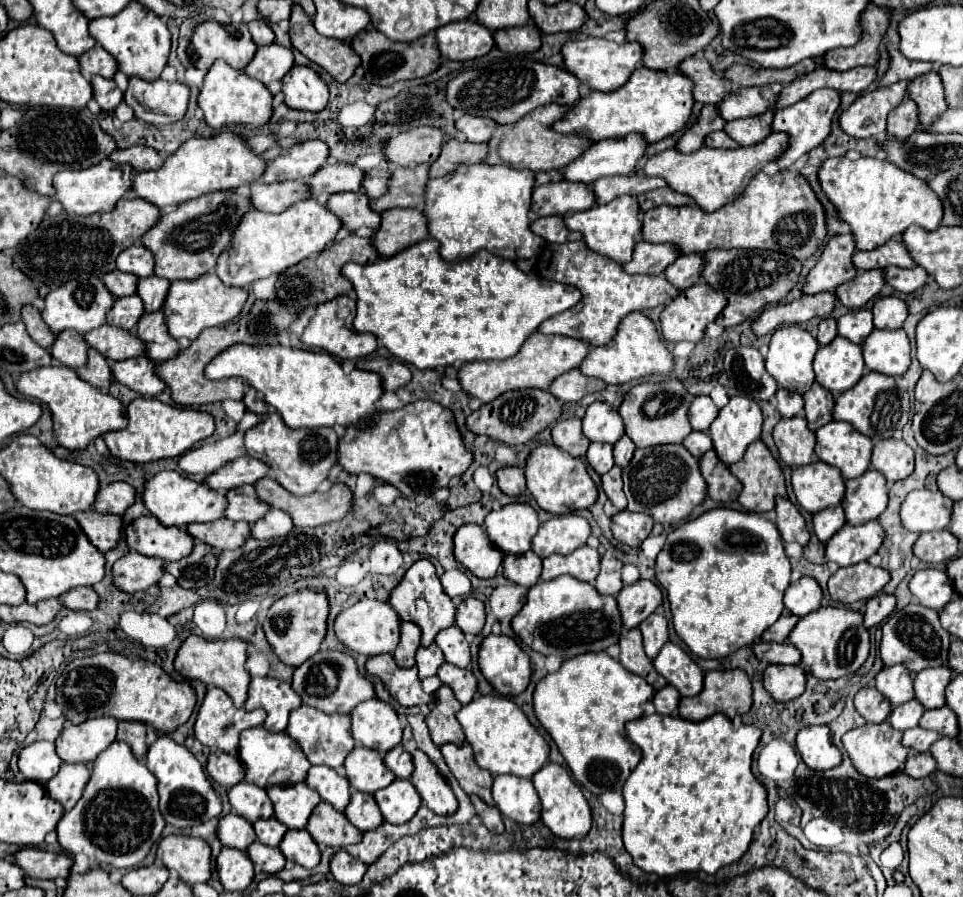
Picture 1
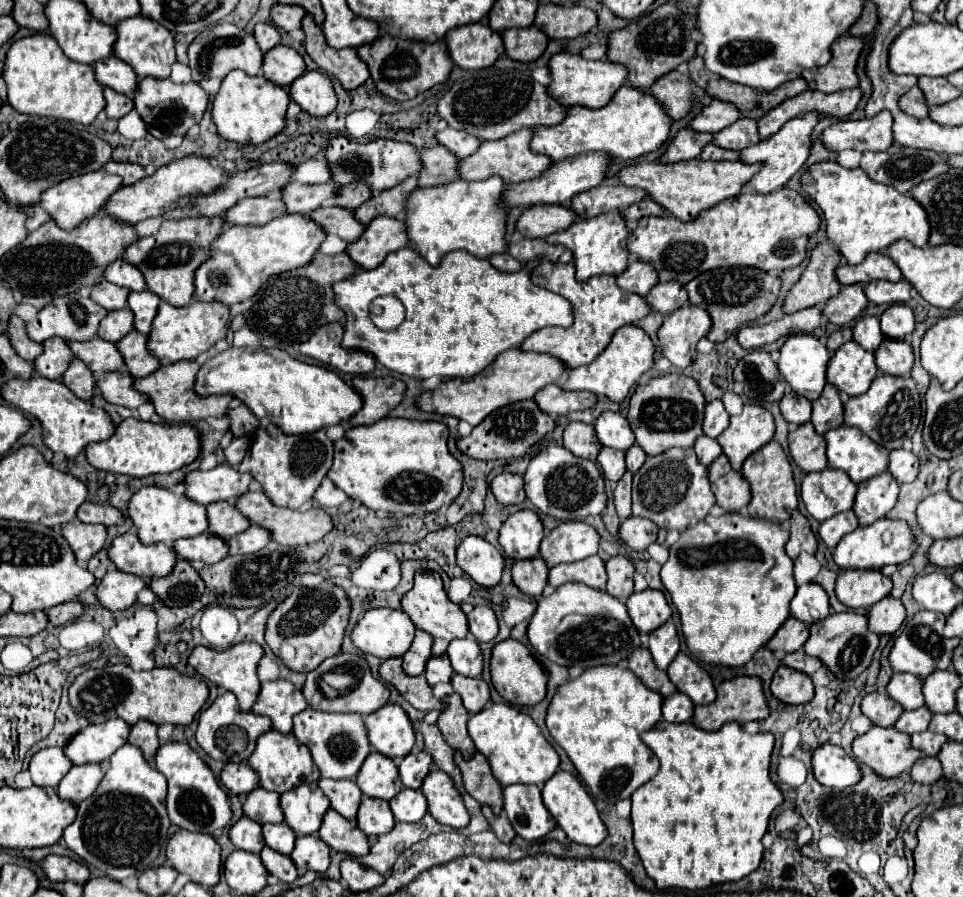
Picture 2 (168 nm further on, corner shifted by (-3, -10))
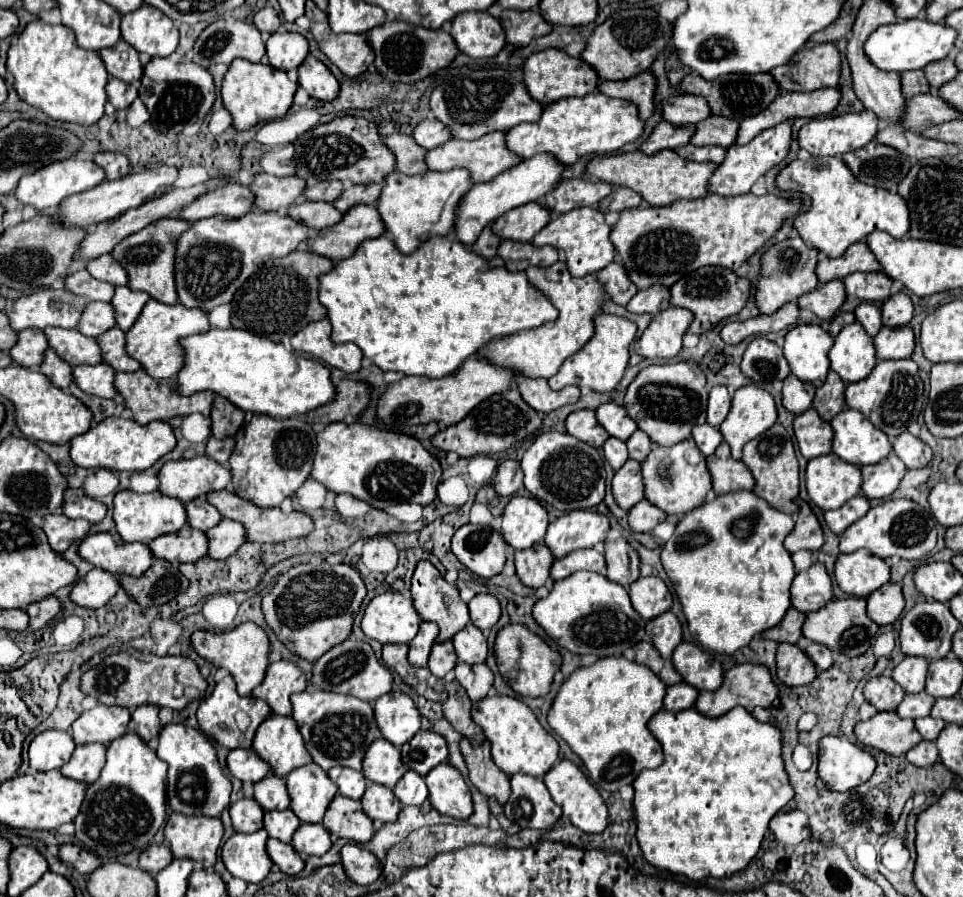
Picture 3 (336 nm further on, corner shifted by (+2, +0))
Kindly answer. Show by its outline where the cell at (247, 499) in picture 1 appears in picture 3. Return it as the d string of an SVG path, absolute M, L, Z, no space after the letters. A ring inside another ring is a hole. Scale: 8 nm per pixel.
M195 498L193 502L187 502L185 508L189 510L189 526L201 532L207 532L209 528L217 526L223 520L219 510L213 504L209 504L205 498Z

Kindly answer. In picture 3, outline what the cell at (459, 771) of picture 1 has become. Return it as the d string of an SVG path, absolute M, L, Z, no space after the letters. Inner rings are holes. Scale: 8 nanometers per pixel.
M465 738L459 744L465 764L469 768L471 784L485 796L495 798L499 804L505 804L511 790L509 790L509 776L499 770L491 758L489 744L483 742L479 748L473 748Z

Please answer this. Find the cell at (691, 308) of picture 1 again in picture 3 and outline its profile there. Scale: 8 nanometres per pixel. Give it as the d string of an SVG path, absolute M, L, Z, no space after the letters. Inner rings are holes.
M679 306L653 316L647 330L635 344L635 352L643 358L675 358L683 348L683 334L693 322L693 312Z

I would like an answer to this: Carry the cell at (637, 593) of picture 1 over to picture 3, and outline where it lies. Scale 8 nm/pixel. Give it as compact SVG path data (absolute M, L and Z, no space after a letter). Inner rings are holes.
M657 576L639 578L629 588L629 598L633 608L639 612L641 618L651 620L671 608L671 594L665 586L665 582Z

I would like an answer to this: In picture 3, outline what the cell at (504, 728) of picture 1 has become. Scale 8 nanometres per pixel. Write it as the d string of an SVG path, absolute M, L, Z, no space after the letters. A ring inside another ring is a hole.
M487 696L475 702L471 708L471 718L477 726L481 726L485 738L489 740L495 764L509 776L523 772L541 778L557 760L557 740L539 724L529 706L513 696Z

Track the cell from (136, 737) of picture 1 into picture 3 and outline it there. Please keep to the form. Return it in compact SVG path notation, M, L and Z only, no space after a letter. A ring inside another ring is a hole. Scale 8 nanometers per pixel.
M139 706L131 712L131 722L129 722L129 730L139 734L145 742L153 740L159 736L161 724L157 718L159 708L157 706Z

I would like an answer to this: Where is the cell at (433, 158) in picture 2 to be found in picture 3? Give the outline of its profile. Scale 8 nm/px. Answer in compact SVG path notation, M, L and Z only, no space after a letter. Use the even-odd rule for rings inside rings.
M391 134L385 138L385 144L393 150L397 158L397 170L403 174L427 174L429 168L425 164L427 150L421 148L411 136L403 134Z

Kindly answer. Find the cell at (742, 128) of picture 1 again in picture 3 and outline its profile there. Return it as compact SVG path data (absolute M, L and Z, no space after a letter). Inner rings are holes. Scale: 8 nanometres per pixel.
M713 114L707 120L701 120L697 124L697 132L693 134L691 144L695 144L695 146L715 144L715 146L729 148L737 140L737 132L739 132L737 120Z

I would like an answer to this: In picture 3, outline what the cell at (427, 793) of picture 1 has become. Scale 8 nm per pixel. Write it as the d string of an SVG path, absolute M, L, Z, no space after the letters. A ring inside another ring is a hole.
M441 762L441 766L435 766L427 776L425 784L429 790L429 802L431 806L441 814L457 814L451 818L467 820L469 816L459 814L473 814L473 802L471 792L457 768L453 768L449 762Z

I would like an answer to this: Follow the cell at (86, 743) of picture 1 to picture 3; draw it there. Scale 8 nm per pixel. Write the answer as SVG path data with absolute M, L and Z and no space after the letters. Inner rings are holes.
M101 706L83 712L71 726L71 736L75 744L101 742L109 744L111 740L123 736L129 724L129 710L121 706Z

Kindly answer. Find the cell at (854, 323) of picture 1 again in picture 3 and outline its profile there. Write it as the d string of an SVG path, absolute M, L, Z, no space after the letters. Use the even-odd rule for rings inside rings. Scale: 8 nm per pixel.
M869 302L859 304L855 308L855 318L857 322L861 322L861 326L869 336L875 336L881 328L881 310L875 304L869 304Z

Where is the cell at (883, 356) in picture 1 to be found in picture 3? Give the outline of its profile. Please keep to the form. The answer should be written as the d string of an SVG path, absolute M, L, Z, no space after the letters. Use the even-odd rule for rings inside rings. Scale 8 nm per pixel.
M883 326L873 338L877 360L903 360L913 354L915 338L909 326L905 328L887 328Z

